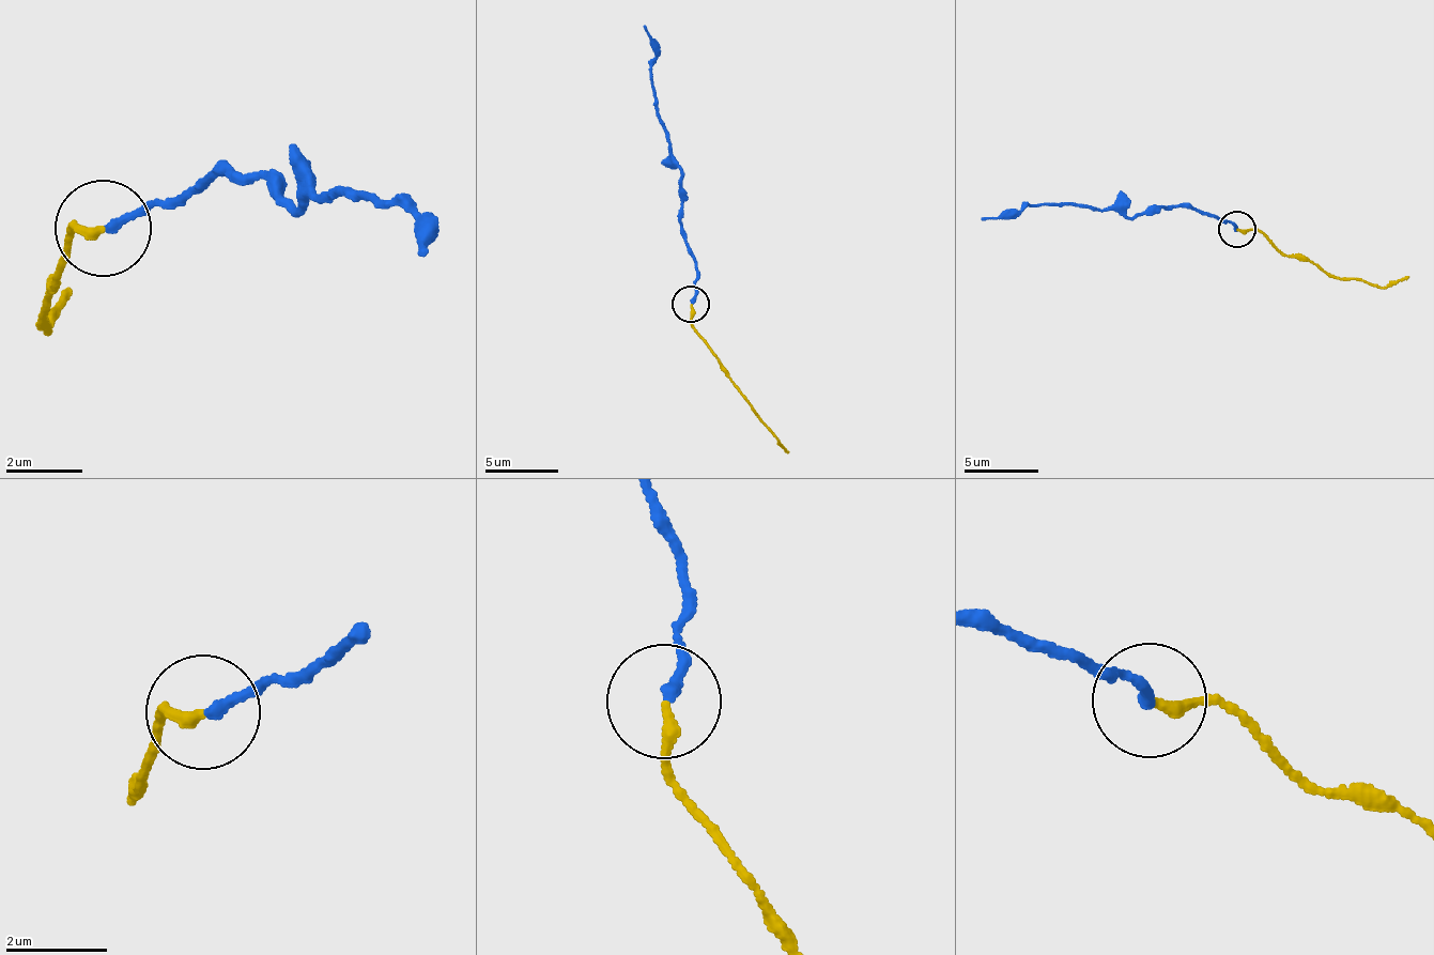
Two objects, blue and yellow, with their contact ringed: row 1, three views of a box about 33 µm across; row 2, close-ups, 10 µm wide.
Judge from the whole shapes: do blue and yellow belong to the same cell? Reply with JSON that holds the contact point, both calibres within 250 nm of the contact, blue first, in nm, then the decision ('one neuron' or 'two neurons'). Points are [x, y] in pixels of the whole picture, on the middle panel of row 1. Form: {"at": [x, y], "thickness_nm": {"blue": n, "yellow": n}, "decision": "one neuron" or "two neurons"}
{"at": [691, 304], "thickness_nm": {"blue": 190, "yellow": 220}, "decision": "one neuron"}

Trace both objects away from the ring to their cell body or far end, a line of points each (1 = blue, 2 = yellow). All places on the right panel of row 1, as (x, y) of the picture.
1: (1237, 230), (1222, 219), (1187, 208), (1150, 211), (1124, 219), (1111, 209), (1062, 204), (982, 218)
2: (1237, 230), (1255, 228), (1289, 257), (1303, 256), (1343, 277), (1394, 286), (1411, 275)

